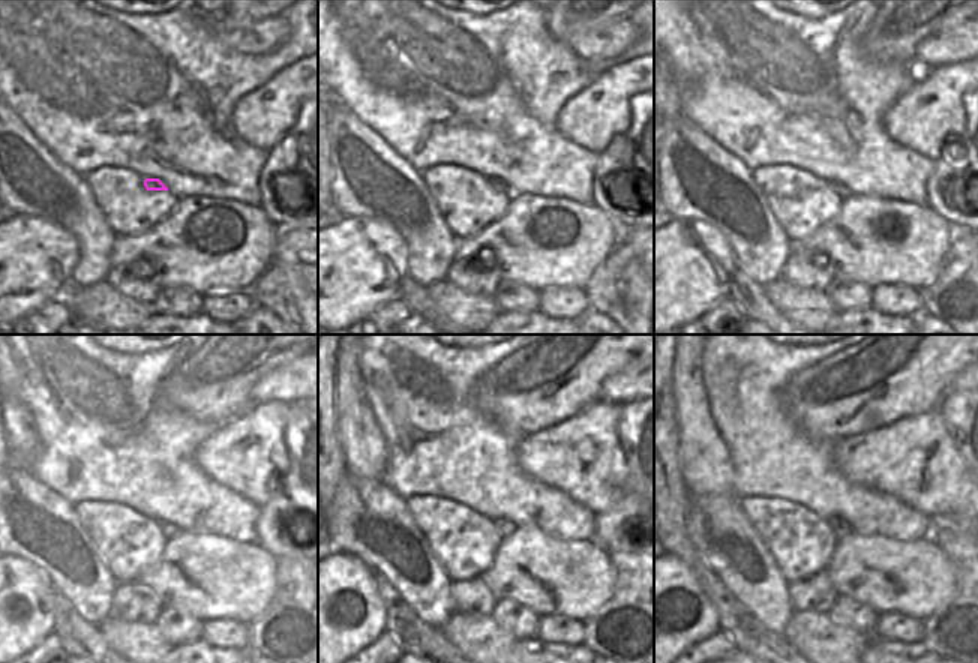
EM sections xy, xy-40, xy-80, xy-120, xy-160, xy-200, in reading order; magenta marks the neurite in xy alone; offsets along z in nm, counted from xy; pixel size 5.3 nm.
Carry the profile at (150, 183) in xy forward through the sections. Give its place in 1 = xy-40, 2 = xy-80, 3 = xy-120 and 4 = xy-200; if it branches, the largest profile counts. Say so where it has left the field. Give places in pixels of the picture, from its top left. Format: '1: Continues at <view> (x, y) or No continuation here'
1: Continues at xy-40 (495, 183)
2: Continues at xy-80 (837, 188)
3: Continues at xy-120 (170, 530)
4: Continues at xy-200 (840, 528)

